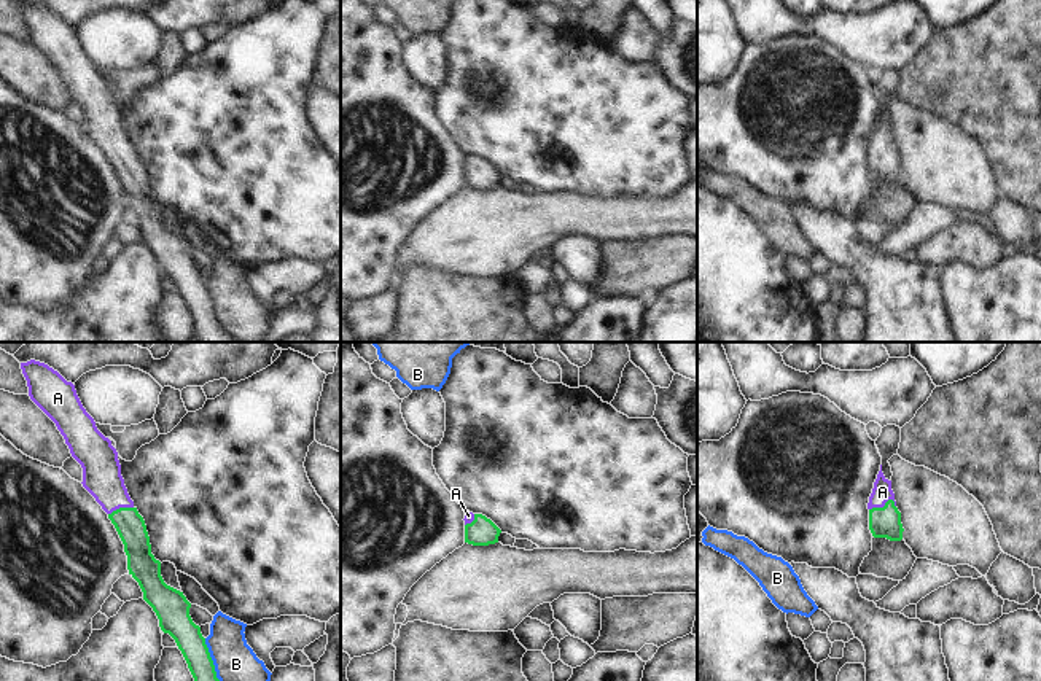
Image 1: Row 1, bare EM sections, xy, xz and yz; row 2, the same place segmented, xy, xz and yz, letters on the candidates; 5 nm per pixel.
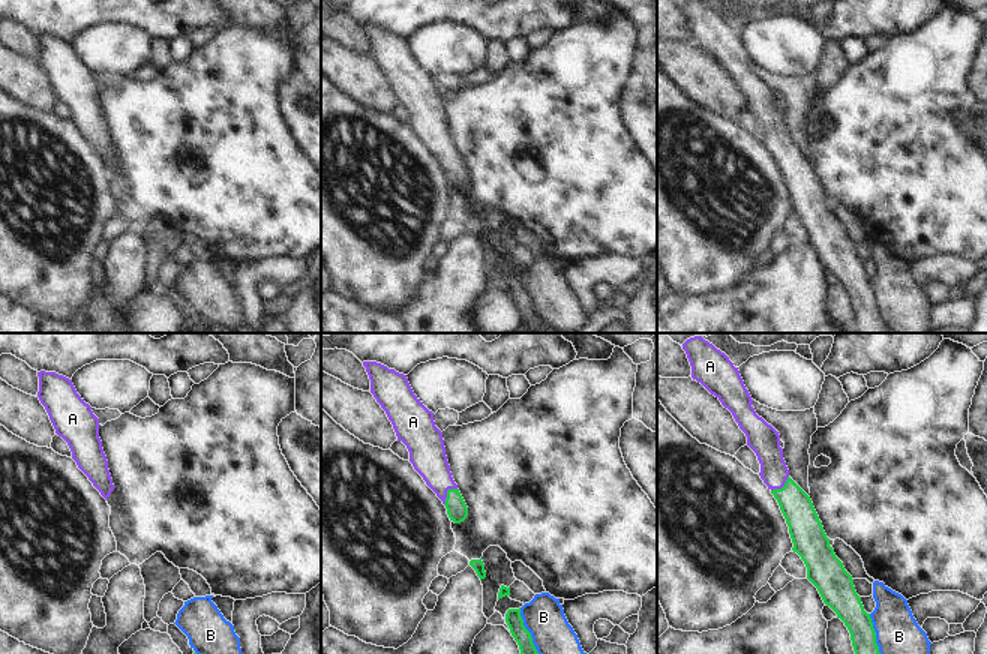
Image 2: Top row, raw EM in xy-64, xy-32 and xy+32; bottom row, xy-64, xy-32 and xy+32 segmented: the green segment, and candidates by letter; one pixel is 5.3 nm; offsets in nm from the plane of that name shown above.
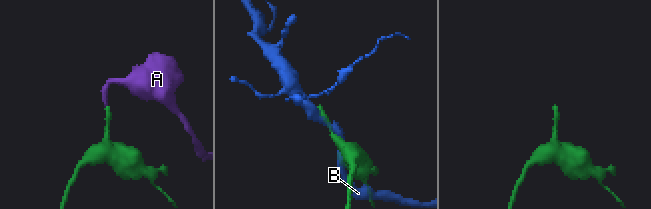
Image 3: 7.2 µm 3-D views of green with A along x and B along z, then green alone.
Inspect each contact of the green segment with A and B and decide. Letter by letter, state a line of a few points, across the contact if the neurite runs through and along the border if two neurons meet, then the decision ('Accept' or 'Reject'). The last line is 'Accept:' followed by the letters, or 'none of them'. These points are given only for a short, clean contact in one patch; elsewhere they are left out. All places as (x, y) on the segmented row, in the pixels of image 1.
A: Line: yz (884, 522), (884, 506), (882, 492). Accept
B: Reject
Accept: A

